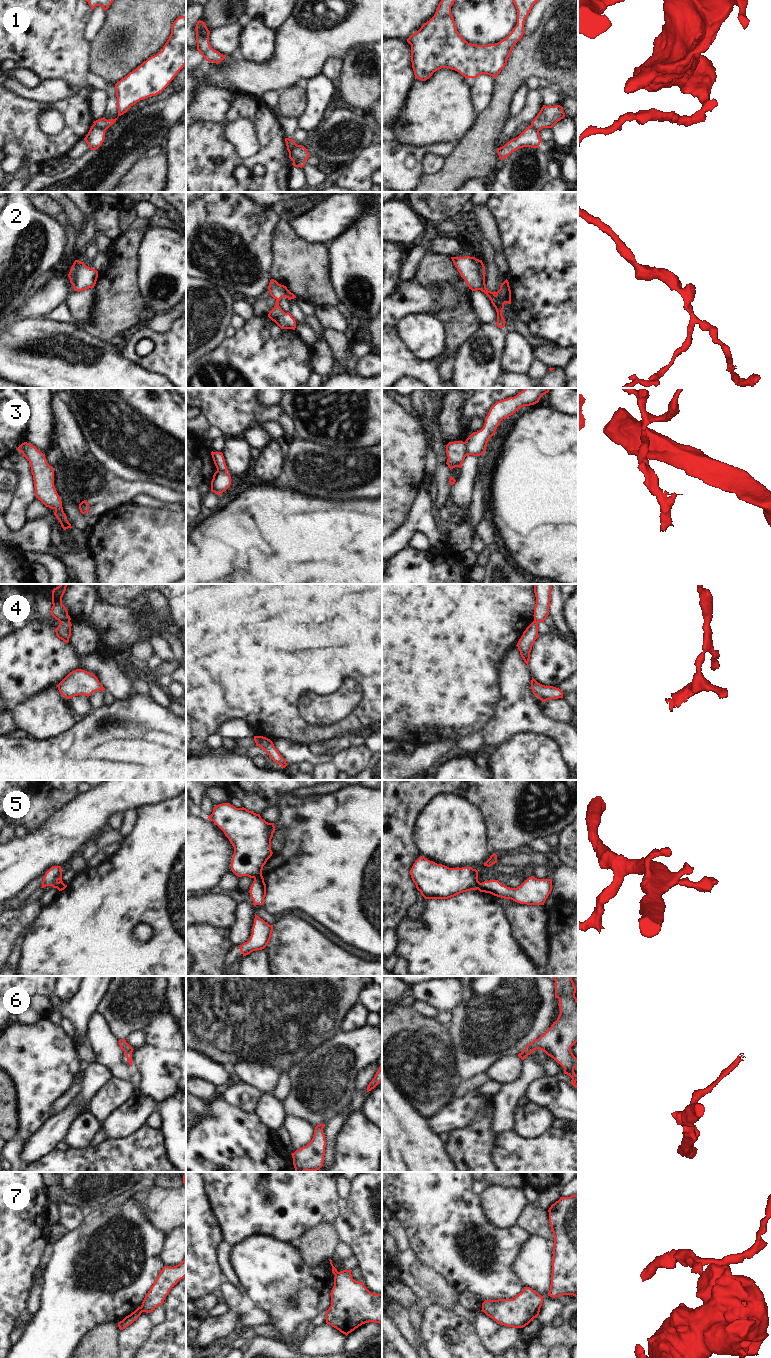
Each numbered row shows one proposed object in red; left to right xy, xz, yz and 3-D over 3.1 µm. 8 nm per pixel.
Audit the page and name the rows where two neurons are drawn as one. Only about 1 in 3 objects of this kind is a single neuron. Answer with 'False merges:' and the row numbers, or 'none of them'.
False merges: 1, 3, 4, 5, 7

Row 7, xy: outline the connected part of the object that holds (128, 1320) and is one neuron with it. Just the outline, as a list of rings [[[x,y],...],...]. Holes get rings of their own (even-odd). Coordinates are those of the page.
[[[138,1307],[134,1312],[132,1312],[130,1315],[126,1316],[122,1321],[118,1323],[118,1327],[120,1330],[125,1329],[129,1325],[131,1325],[134,1321],[138,1319],[138,1317],[141,1315],[142,1310],[141,1307]]]

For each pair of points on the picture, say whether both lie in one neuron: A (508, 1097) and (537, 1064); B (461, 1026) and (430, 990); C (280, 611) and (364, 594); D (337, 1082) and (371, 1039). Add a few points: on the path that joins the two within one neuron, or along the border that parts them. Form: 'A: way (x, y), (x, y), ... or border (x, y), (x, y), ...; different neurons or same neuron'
A: way (516, 1089), (530, 1072); same neuron
B: border (463, 990), (461, 1000), (450, 1011); different neurons
C: way (301, 594), (343, 594); same neuron
D: way (339, 1071), (360, 1050); same neuron

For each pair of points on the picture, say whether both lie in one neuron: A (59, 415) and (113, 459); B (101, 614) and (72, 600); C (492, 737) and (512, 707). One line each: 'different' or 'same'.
A: different
B: same
C: same

